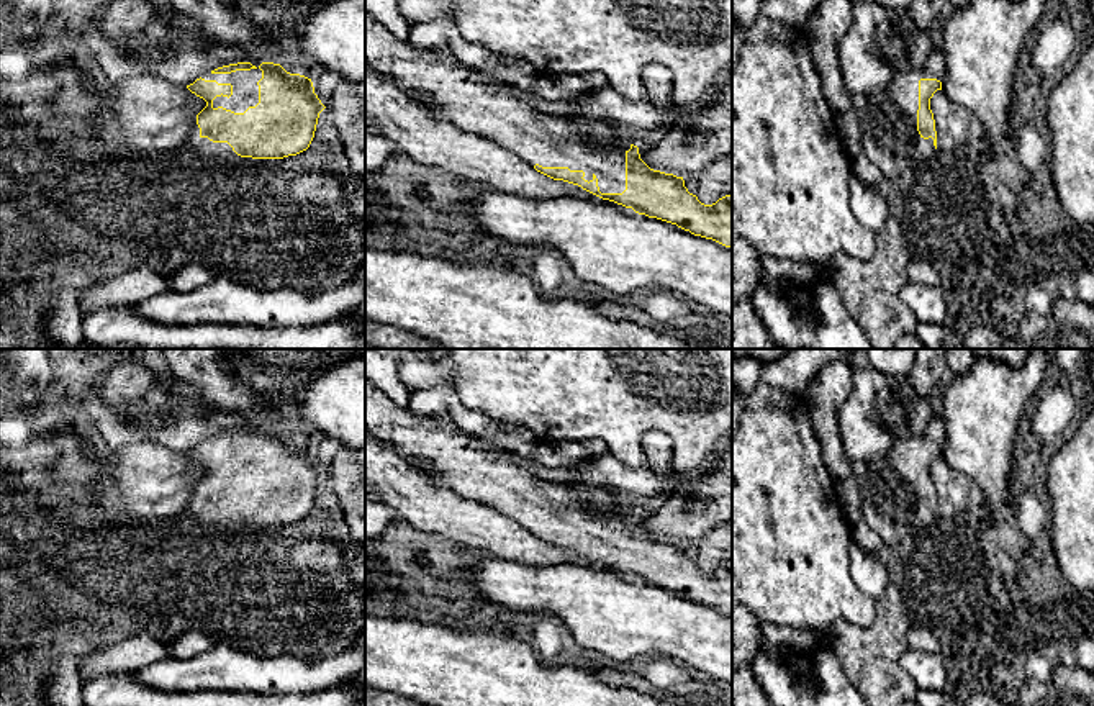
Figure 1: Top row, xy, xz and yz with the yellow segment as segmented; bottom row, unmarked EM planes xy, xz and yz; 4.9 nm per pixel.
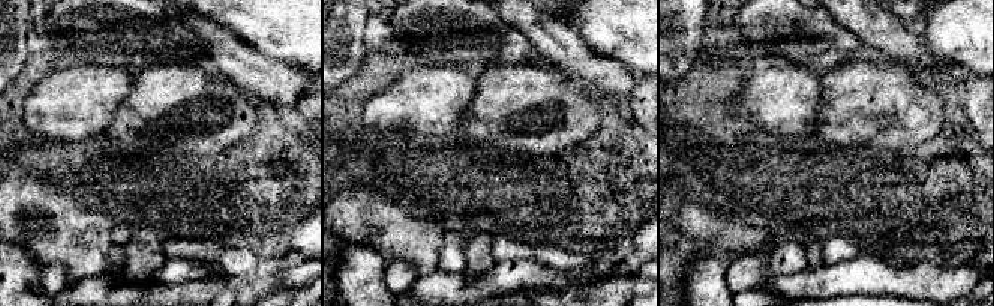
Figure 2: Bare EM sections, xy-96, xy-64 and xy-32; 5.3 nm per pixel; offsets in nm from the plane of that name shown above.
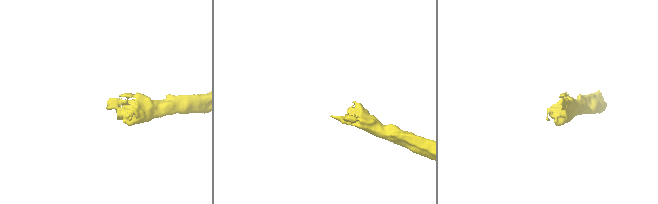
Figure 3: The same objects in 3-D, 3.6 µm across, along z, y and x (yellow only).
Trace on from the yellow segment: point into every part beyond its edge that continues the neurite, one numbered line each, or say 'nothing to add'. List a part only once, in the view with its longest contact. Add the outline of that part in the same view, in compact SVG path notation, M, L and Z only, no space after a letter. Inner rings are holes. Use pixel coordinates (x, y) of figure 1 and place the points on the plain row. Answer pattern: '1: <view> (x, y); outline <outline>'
1: xy (244, 449); outline M251 429L254 434L251 437L236 437L231 441L211 441L206 439L201 442L205 447L216 447L218 450L231 450L233 462L216 464L213 467L213 475L223 473L234 480L244 480L249 473L255 473L259 470L259 452L257 449L262 446L260 431Z

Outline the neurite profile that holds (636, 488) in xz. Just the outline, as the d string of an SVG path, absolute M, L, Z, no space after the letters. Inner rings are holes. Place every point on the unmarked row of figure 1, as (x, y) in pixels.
M609 452L594 460L585 460L570 470L573 472L573 480L570 483L604 488L616 496L619 505L634 513L640 513L667 498L671 493L671 483L680 488L694 485L704 477L704 468L686 477L657 473L649 467L634 468L624 465Z

